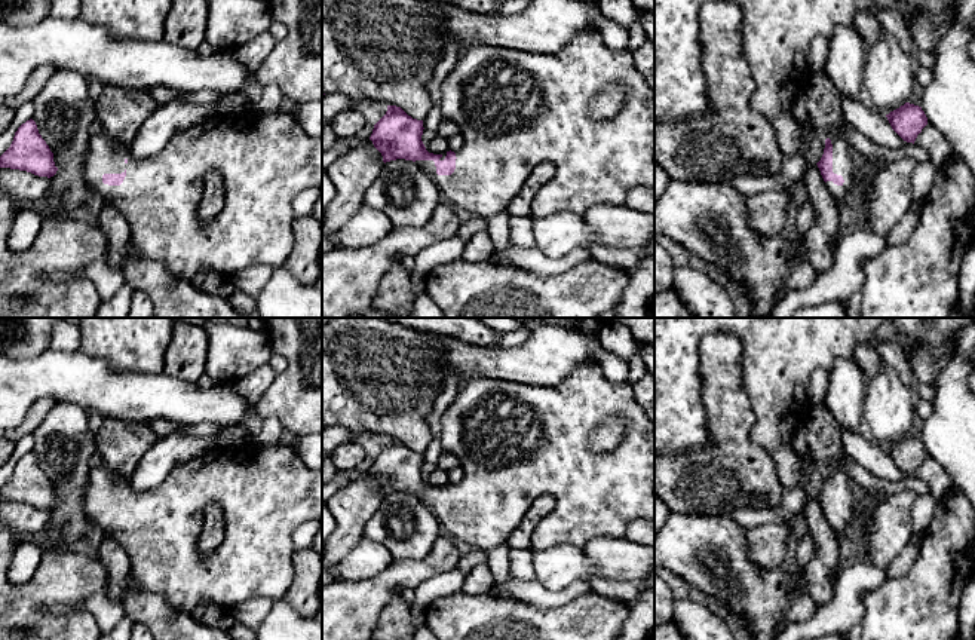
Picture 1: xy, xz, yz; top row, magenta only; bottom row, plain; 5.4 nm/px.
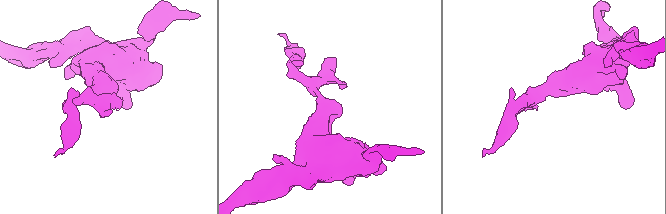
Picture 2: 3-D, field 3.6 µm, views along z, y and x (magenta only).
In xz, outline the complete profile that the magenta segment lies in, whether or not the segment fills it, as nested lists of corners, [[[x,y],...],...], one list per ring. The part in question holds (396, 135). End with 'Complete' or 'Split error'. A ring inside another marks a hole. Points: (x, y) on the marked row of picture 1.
[[[598,30],[577,33],[558,53],[470,46],[460,53],[456,67],[442,82],[441,111],[460,129],[464,146],[459,151],[429,153],[421,141],[423,120],[413,119],[396,105],[387,105],[370,140],[384,163],[396,159],[416,162],[451,205],[475,215],[490,218],[508,211],[527,178],[543,162],[552,163],[557,171],[536,195],[531,217],[546,217],[558,211],[585,214],[601,203],[625,205],[632,187],[654,189],[654,91],[635,68],[632,52],[610,49]],[[613,83],[625,91],[622,110],[607,120],[592,119],[588,113],[591,99]]]. Split error

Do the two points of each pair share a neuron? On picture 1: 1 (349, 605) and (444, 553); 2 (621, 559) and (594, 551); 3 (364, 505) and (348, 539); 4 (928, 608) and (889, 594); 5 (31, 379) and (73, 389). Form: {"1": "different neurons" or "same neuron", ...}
{"1": "same neuron", "2": "same neuron", "3": "same neuron", "4": "same neuron", "5": "same neuron"}

